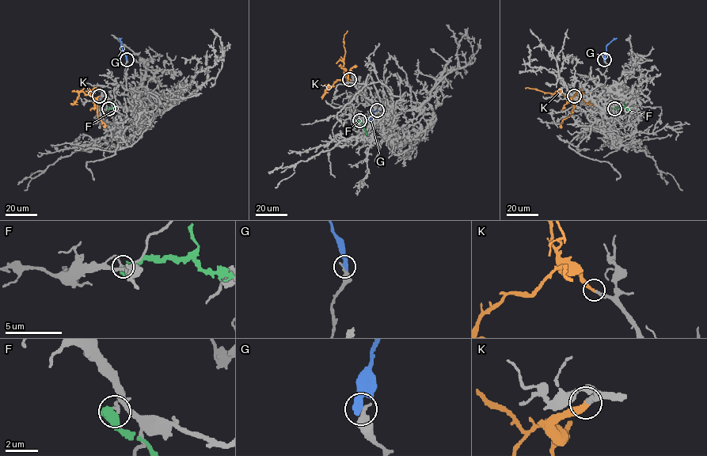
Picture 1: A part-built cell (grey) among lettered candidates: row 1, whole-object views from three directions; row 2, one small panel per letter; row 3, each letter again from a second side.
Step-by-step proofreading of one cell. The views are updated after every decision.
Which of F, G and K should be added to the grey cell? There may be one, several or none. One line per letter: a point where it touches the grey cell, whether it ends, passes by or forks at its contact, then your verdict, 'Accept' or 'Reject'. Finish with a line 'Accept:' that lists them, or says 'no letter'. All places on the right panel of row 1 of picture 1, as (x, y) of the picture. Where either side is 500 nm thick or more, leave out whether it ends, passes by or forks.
F: Touches grey at (614, 108). Reject
G: Touches grey at (604, 59). It ends there. Reject
K: Touches grey at (574, 96). It ends there. Accept
Accept: K

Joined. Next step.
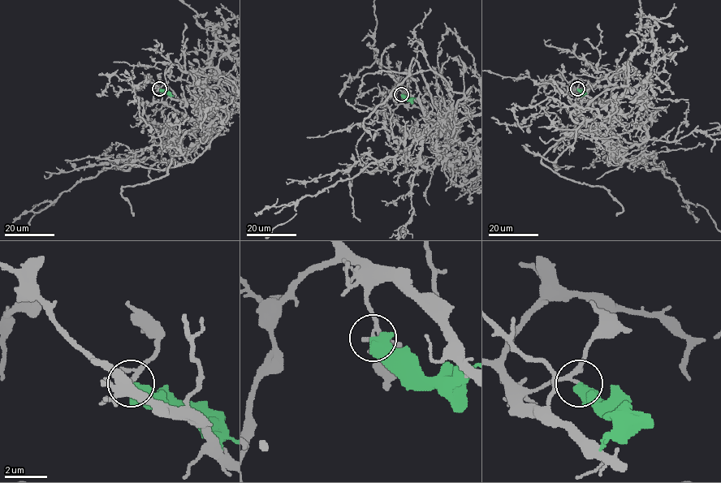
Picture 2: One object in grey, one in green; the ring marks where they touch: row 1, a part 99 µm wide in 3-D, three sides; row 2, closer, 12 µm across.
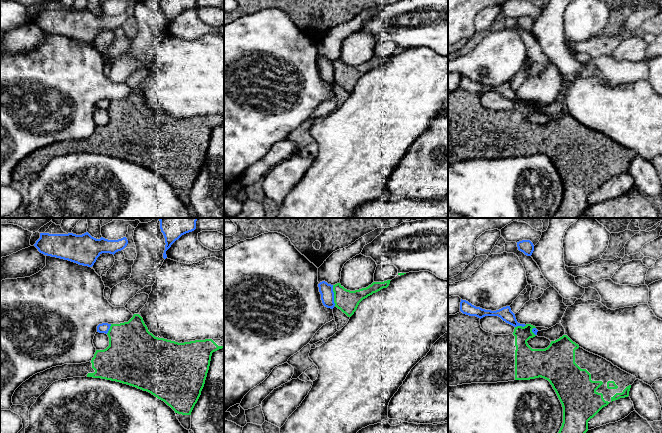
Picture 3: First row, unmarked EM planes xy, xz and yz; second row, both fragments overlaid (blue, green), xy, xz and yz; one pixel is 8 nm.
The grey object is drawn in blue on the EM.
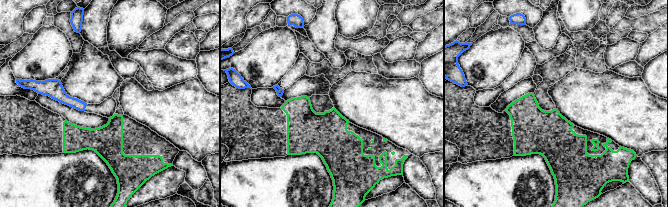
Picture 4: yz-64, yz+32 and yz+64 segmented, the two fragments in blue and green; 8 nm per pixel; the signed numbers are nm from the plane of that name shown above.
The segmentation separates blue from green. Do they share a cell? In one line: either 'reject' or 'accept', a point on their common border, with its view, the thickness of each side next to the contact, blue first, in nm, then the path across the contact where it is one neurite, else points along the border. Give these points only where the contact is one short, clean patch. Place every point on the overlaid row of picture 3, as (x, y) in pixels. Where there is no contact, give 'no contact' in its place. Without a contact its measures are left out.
reject; contact xz (333, 295); calibres 110 and 180 nm; border xz (332, 285), (333, 302), (335, 305)

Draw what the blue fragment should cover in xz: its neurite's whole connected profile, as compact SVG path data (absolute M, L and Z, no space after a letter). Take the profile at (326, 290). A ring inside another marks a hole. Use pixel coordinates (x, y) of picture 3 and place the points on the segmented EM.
M322 281L318 284L318 287L323 305L327 308L333 309L335 306L333 285Z

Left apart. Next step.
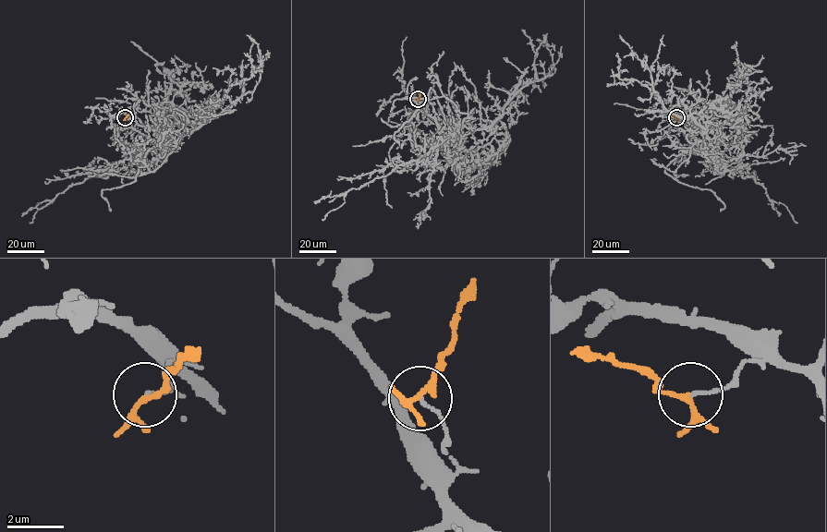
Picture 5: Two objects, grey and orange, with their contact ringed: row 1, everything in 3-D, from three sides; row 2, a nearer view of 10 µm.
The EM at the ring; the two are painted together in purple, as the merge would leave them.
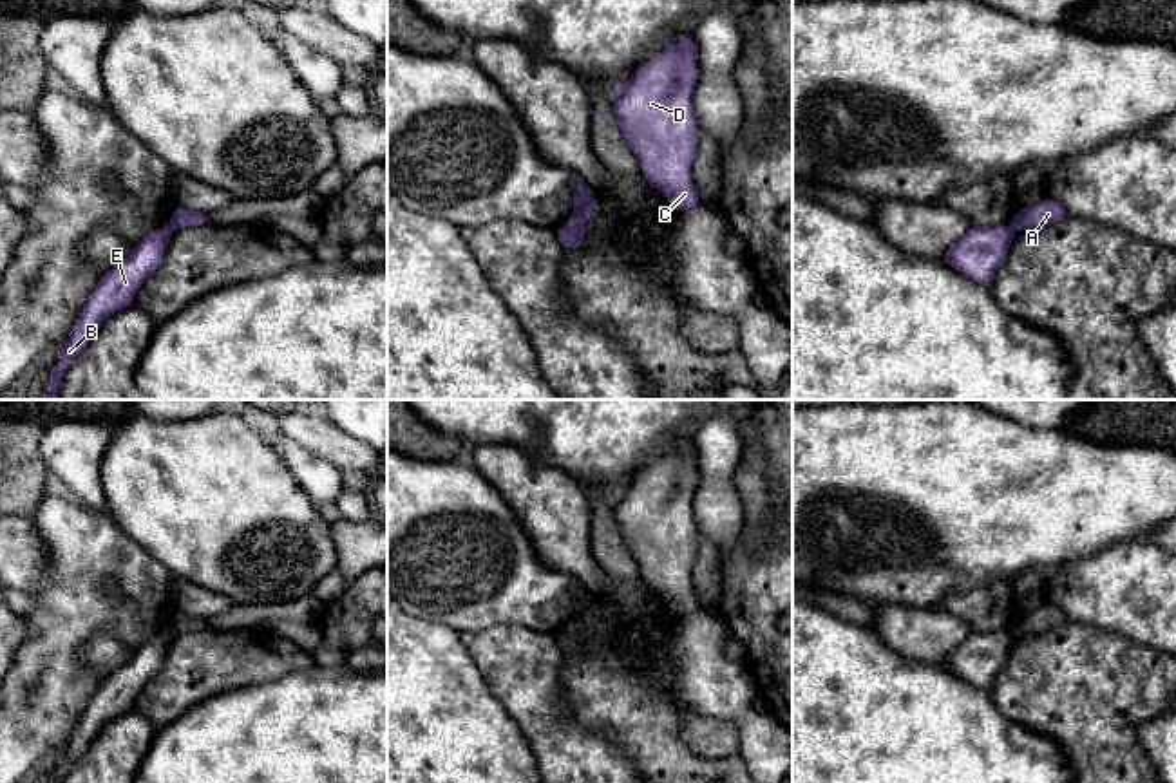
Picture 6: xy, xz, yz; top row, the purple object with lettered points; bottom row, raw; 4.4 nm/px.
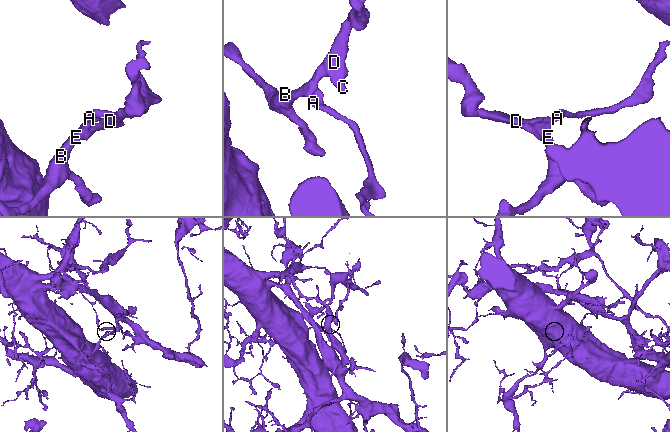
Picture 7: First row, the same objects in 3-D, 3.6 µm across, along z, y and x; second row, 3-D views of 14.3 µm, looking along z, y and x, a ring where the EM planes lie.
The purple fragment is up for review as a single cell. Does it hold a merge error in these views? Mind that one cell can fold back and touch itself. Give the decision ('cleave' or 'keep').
cleave

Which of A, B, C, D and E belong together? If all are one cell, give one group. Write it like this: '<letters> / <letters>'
A / B C D E

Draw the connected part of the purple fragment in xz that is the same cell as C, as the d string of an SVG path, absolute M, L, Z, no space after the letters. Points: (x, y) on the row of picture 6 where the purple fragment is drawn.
M689 38L657 52L613 92L613 116L621 134L635 154L644 179L657 188L677 212L686 212L698 203L691 181L691 165L698 141L698 119L693 94L697 87L698 45Z

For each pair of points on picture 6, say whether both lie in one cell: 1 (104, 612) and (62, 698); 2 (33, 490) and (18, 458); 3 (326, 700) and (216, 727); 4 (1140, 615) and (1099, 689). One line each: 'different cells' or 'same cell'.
1: same cell
2: same cell
3: same cell
4: different cells

